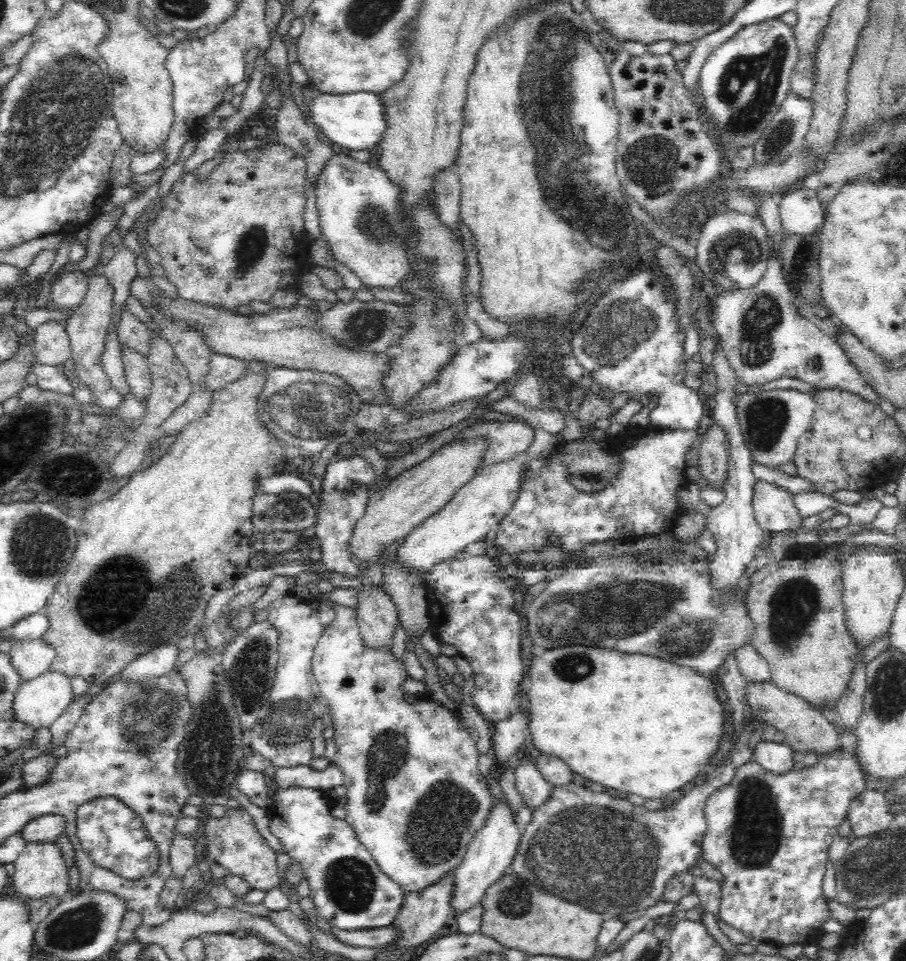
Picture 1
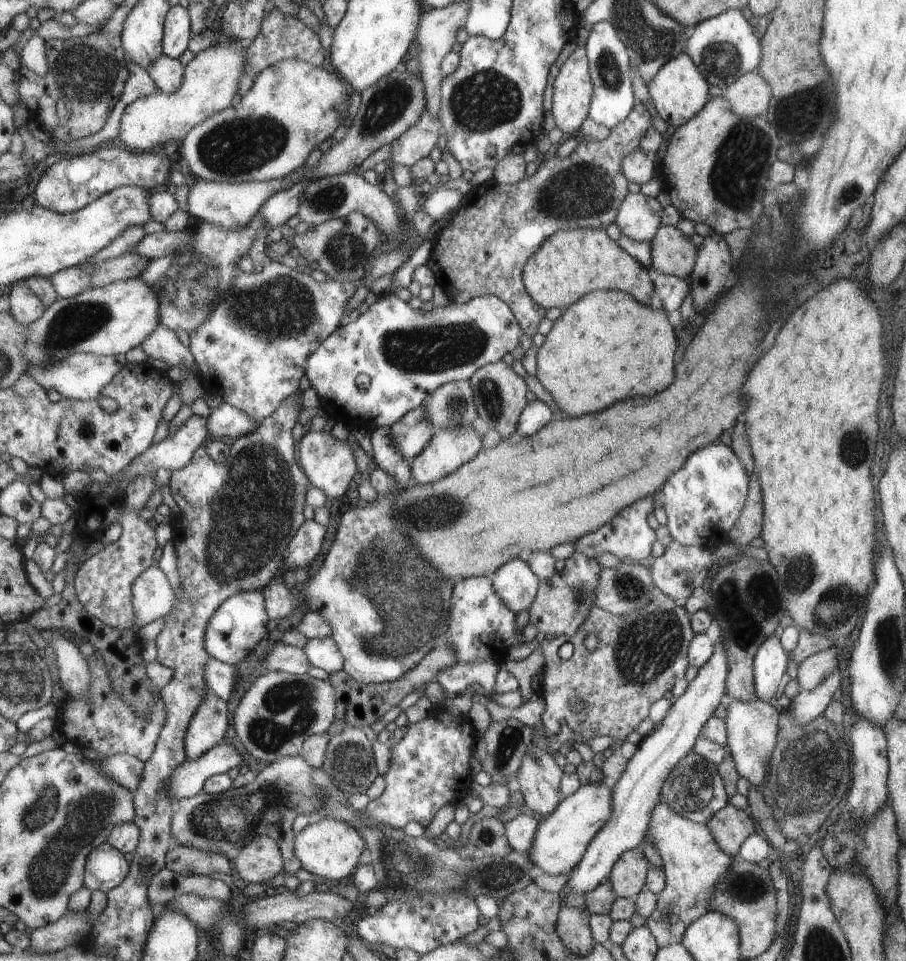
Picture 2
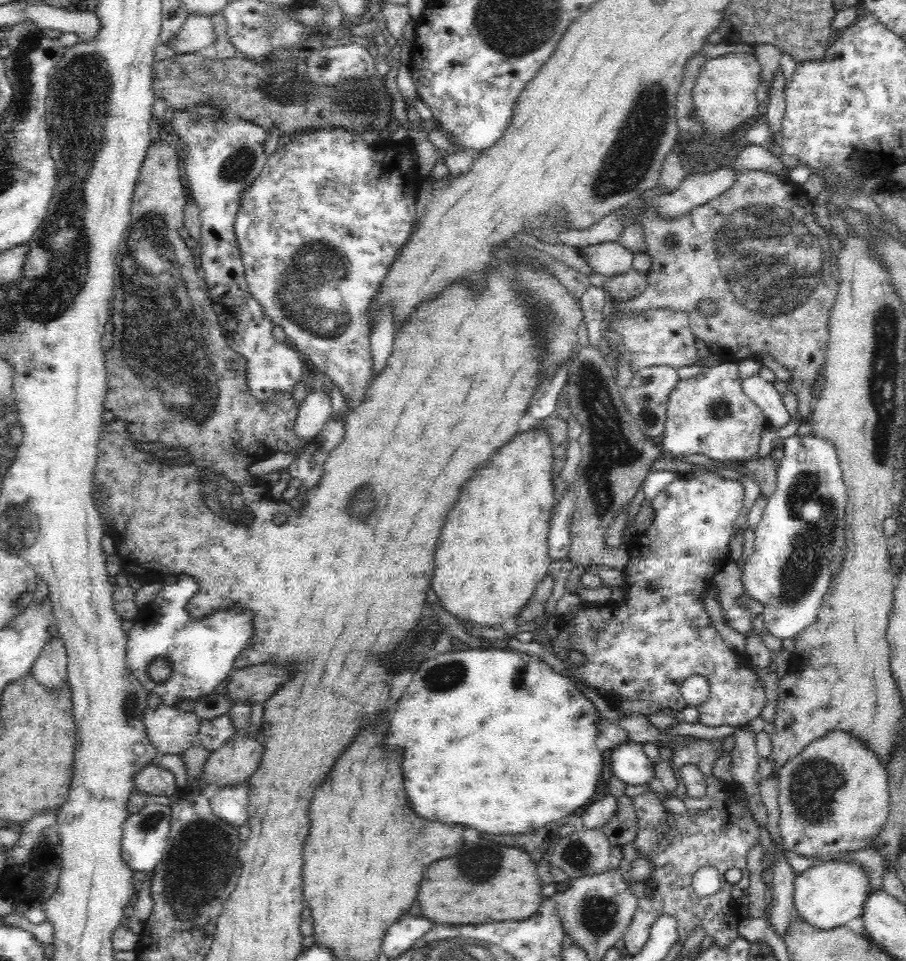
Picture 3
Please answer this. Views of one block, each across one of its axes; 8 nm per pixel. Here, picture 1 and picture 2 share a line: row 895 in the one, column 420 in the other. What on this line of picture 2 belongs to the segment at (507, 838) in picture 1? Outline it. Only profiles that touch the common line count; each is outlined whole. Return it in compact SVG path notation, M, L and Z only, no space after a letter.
M474 426L437 429L426 448L413 457L414 480L417 484L440 480L472 460L482 448L482 436Z

